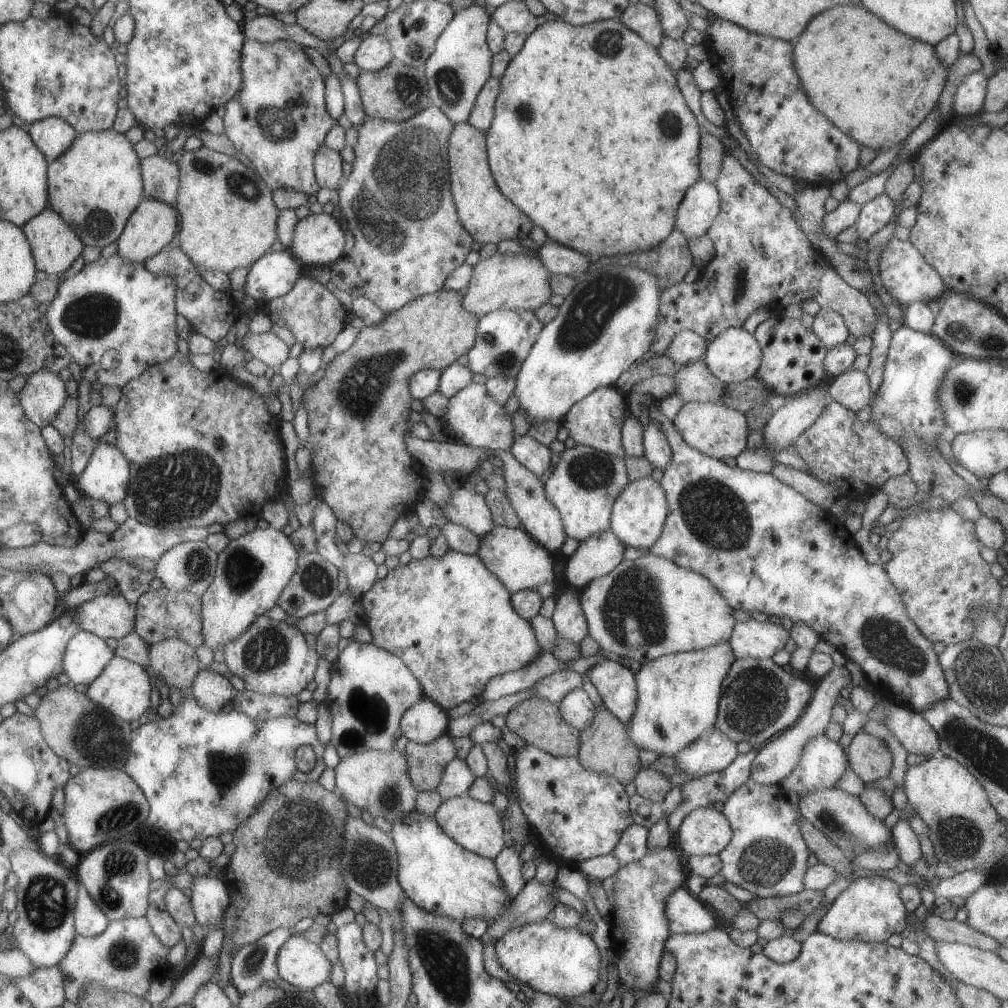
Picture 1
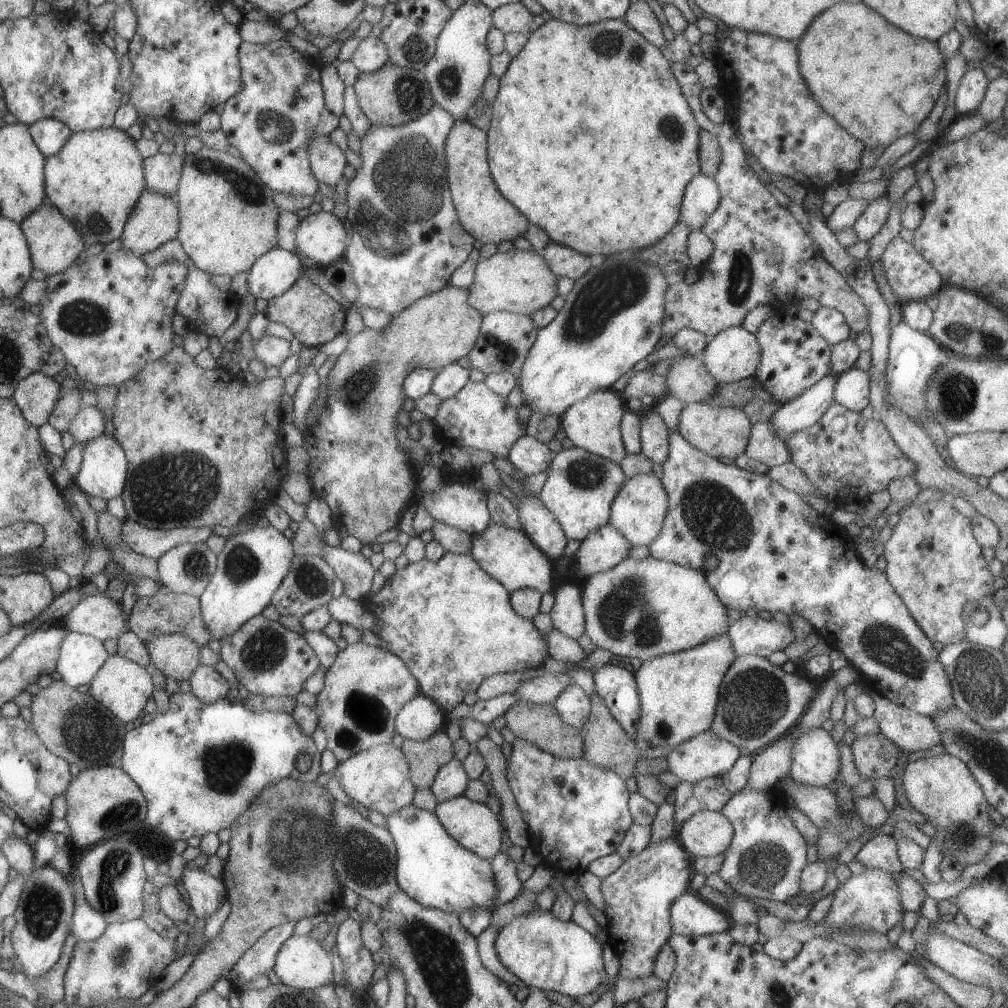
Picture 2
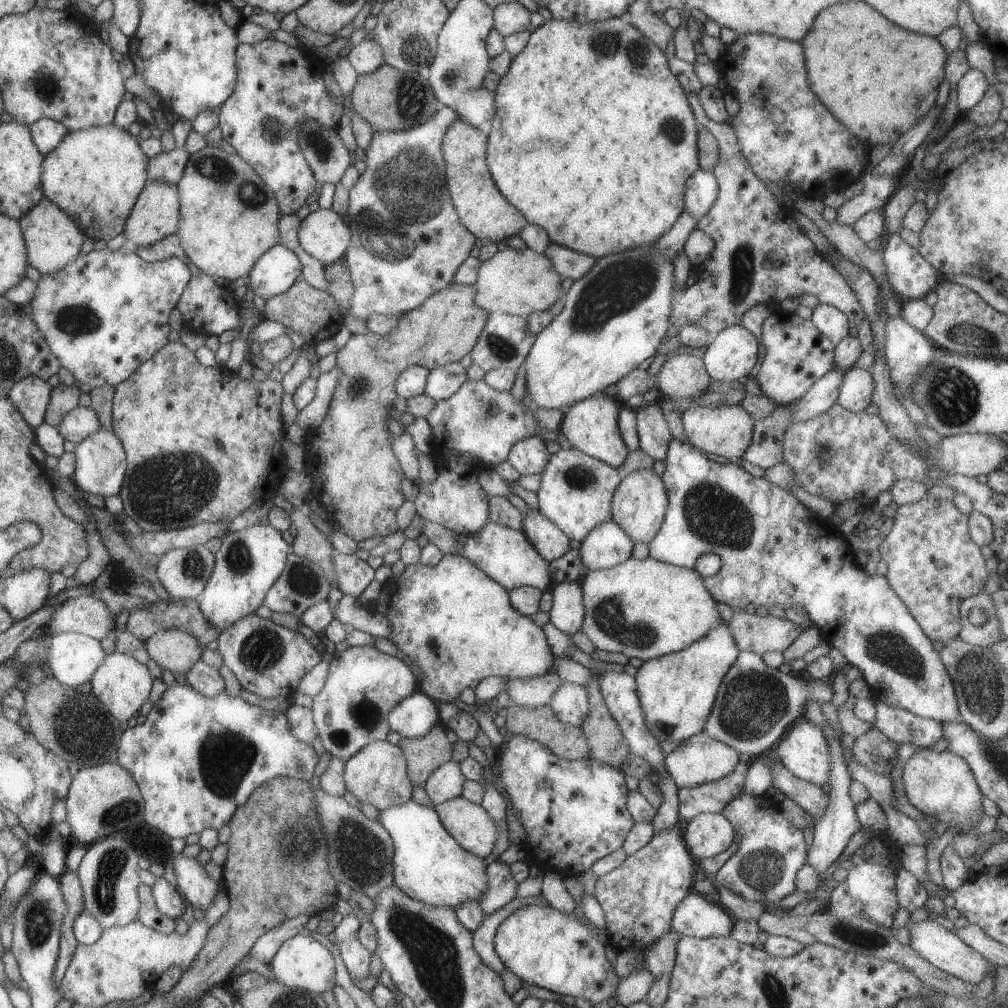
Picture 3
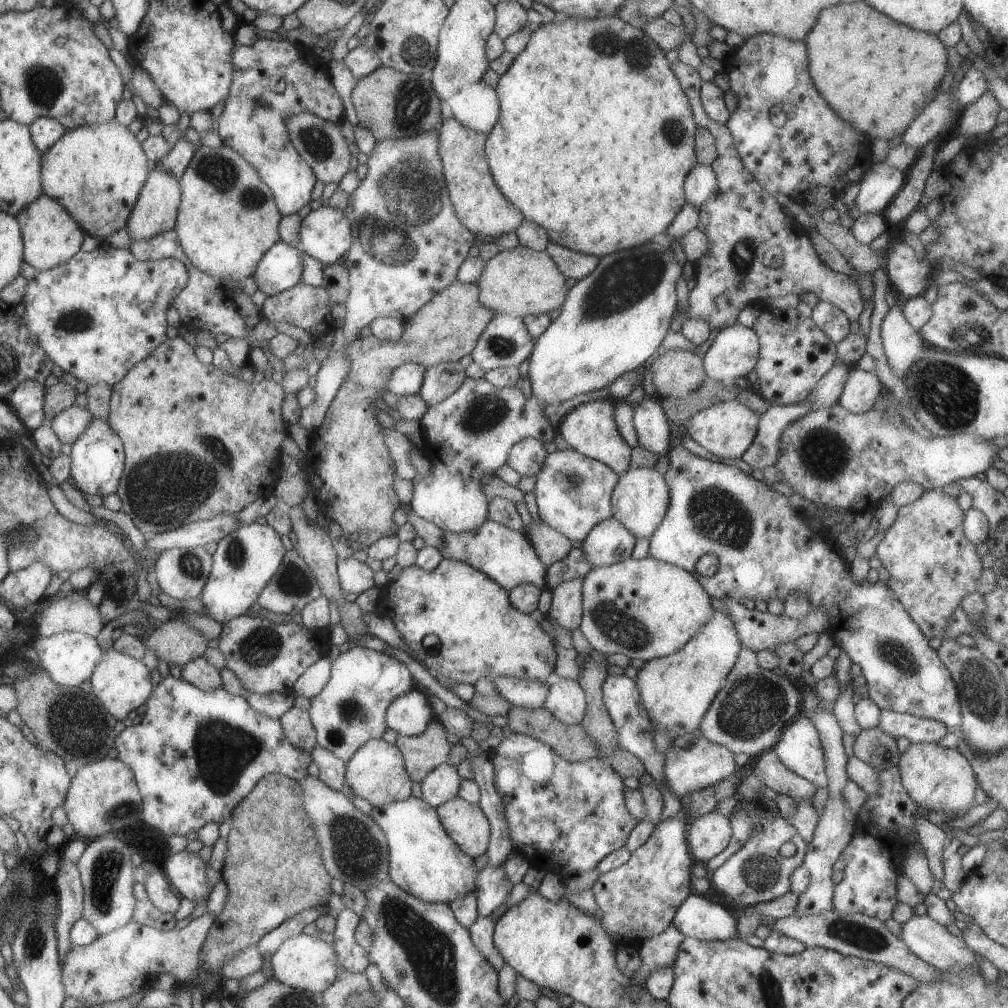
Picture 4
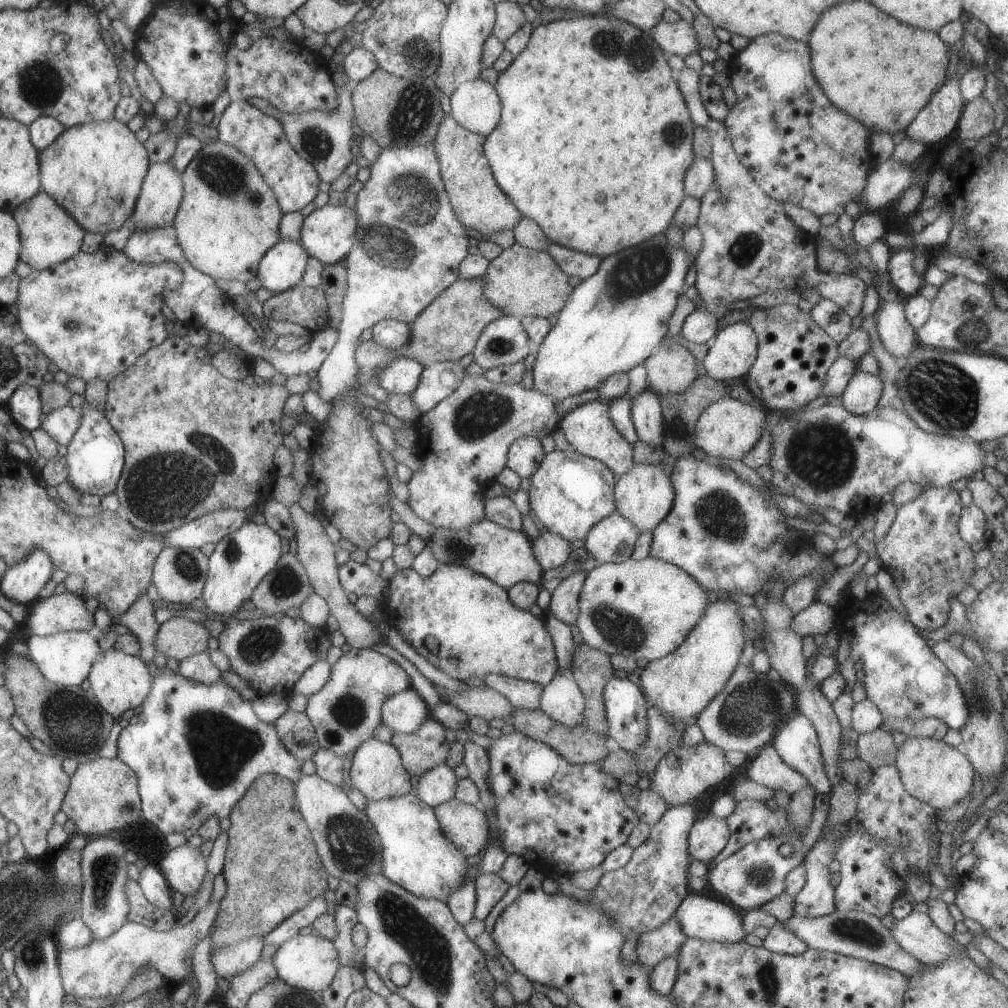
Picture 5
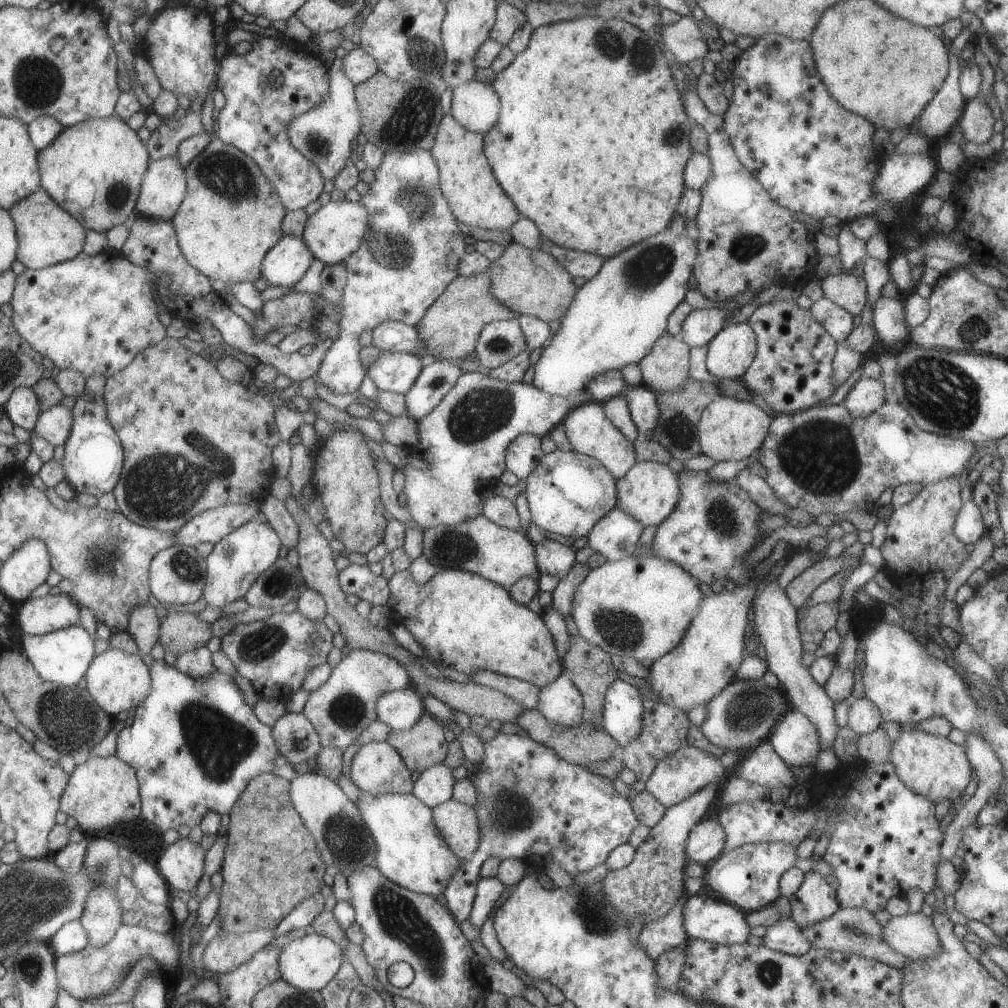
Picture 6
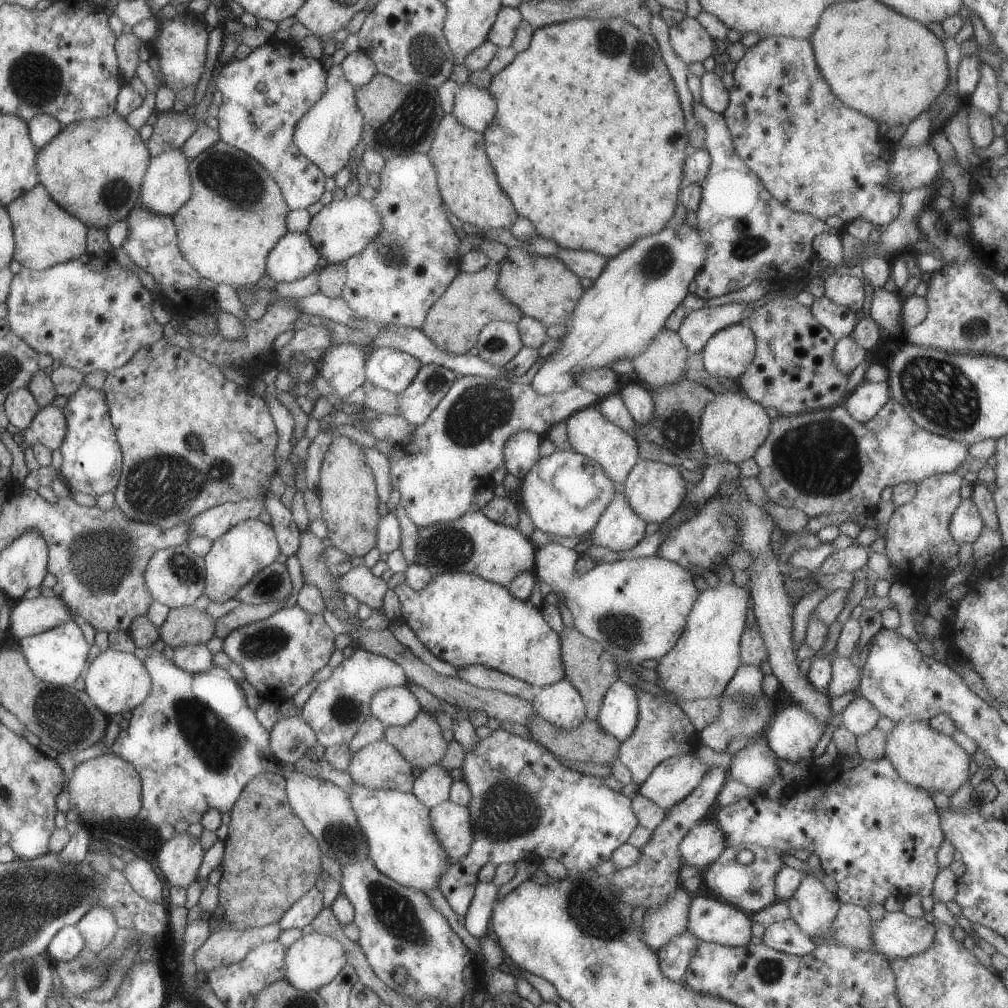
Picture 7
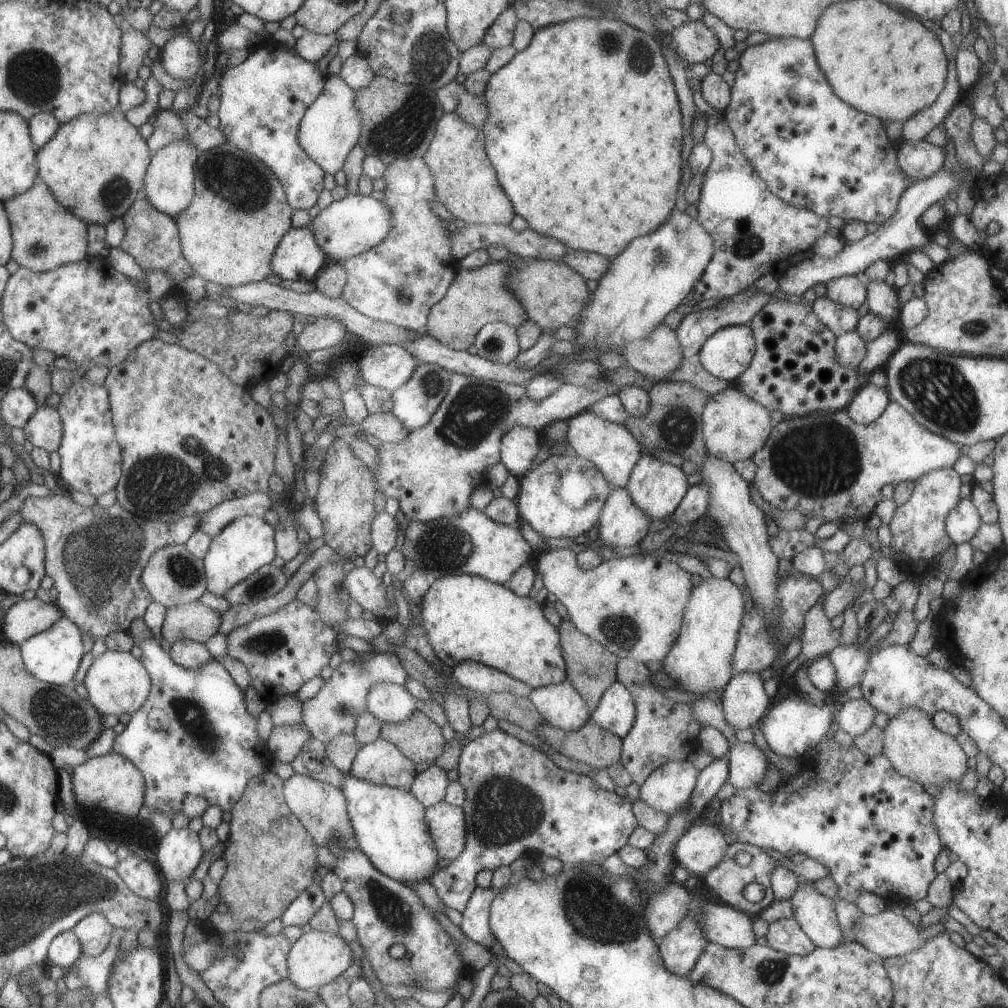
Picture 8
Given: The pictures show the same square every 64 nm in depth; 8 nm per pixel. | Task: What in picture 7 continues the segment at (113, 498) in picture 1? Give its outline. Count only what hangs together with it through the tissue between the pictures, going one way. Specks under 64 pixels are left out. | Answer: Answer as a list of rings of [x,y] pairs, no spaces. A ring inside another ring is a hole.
[[[83,384],[79,390],[67,397],[63,414],[66,433],[59,447],[62,454],[60,475],[68,480],[71,491],[99,496],[113,491],[118,485],[122,469],[122,452],[115,438],[114,426],[110,423],[104,392]]]

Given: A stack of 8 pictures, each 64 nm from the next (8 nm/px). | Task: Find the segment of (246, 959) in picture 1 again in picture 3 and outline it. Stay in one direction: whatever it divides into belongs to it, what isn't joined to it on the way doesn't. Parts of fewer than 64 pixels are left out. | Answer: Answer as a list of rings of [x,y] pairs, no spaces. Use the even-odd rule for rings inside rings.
[[[299,915],[292,919],[284,920],[276,927],[267,929],[247,951],[246,958],[255,959],[260,963],[269,965],[281,944],[289,937],[301,932],[302,927],[309,918],[310,916],[307,915]]]

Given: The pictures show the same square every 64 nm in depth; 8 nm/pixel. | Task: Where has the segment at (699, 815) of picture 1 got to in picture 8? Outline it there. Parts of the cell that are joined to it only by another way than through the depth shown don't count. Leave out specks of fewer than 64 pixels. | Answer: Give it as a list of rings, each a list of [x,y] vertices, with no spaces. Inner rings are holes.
[[[697,822],[676,842],[674,859],[691,875],[703,876],[721,860],[728,845],[729,840],[715,824]]]

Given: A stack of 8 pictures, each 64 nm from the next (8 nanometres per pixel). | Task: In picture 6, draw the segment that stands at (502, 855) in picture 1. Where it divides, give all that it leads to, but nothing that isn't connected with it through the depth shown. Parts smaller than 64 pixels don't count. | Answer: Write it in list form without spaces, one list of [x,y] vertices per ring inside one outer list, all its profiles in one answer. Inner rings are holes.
[[[496,877],[479,878],[468,918],[468,921],[478,928],[478,931],[503,890],[505,890],[505,885]]]

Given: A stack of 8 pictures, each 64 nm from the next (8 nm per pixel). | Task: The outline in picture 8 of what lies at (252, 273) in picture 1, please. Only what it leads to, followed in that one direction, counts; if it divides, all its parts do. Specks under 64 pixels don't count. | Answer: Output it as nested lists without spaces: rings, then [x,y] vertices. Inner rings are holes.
[[[310,226],[291,227],[270,256],[270,274],[281,280],[314,280],[325,257],[315,244]]]

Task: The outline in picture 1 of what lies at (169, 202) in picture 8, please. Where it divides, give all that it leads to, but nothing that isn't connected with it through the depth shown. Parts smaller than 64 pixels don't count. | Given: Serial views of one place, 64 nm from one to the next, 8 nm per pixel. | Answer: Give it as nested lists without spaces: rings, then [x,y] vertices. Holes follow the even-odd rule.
[[[143,198],[116,240],[116,254],[122,259],[143,265],[145,259],[155,256],[166,244],[176,241],[177,228],[177,212],[173,207],[153,199]]]

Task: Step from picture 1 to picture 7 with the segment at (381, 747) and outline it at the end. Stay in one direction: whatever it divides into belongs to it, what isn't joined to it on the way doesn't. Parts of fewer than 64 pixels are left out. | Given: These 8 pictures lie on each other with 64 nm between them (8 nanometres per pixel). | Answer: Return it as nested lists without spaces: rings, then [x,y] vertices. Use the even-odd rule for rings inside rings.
[[[355,648],[351,656],[343,658],[337,667],[332,668],[327,680],[316,684],[299,713],[315,733],[319,745],[345,745],[365,719],[371,716],[370,700],[374,693],[387,687],[405,687],[407,684],[408,678],[396,662],[386,656]]]

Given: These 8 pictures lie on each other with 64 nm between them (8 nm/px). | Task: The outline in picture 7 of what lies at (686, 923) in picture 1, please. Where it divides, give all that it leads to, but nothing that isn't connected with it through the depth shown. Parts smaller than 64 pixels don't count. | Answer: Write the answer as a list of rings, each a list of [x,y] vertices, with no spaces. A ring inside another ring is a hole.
[[[707,896],[691,897],[686,930],[697,940],[742,947],[751,940],[749,915],[732,904]]]

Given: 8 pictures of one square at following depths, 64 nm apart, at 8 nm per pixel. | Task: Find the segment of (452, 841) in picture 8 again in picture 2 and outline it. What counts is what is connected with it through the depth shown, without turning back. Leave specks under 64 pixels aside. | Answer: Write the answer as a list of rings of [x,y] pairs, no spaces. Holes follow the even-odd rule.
[[[461,795],[437,802],[432,813],[451,838],[481,858],[489,860],[507,845],[506,838],[501,833],[499,815],[495,814],[485,803],[473,802],[465,795]]]

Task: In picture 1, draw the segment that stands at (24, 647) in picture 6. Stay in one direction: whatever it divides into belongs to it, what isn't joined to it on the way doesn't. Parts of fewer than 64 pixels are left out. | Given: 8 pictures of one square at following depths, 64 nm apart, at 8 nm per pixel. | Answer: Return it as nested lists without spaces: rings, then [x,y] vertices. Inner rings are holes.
[[[79,630],[67,641],[63,672],[71,685],[91,684],[113,655],[101,637]]]

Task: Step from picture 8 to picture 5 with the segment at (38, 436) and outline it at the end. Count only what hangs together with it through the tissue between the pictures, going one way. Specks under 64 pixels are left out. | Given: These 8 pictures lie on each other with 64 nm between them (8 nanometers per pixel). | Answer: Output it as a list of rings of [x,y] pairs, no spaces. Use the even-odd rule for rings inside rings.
[[[67,404],[44,415],[40,427],[57,444],[68,445],[71,437],[80,427],[80,420],[80,408],[73,408]]]

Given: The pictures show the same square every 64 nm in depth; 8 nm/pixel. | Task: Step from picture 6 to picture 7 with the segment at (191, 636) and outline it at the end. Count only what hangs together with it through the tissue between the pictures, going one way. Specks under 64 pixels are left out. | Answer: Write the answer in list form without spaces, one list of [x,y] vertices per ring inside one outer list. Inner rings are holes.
[[[193,606],[169,609],[158,628],[159,638],[172,649],[183,645],[205,645],[214,636],[214,620]]]

